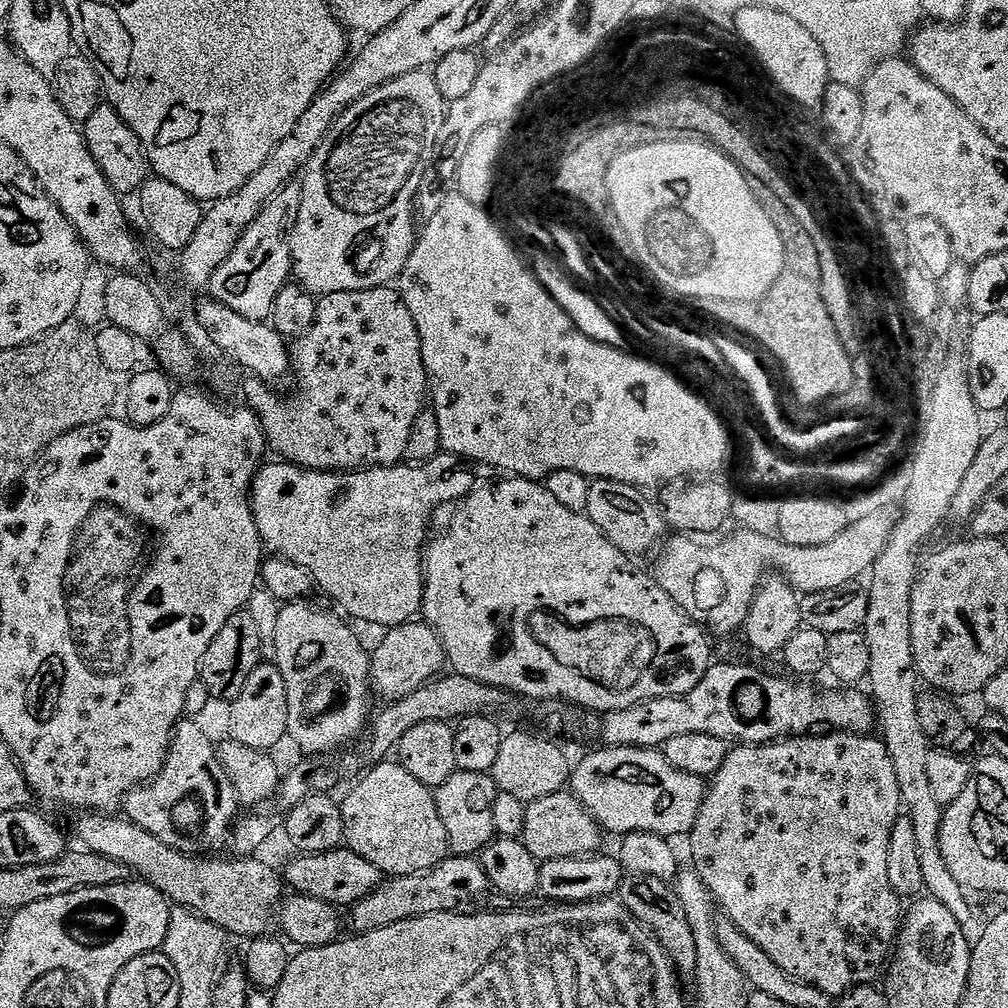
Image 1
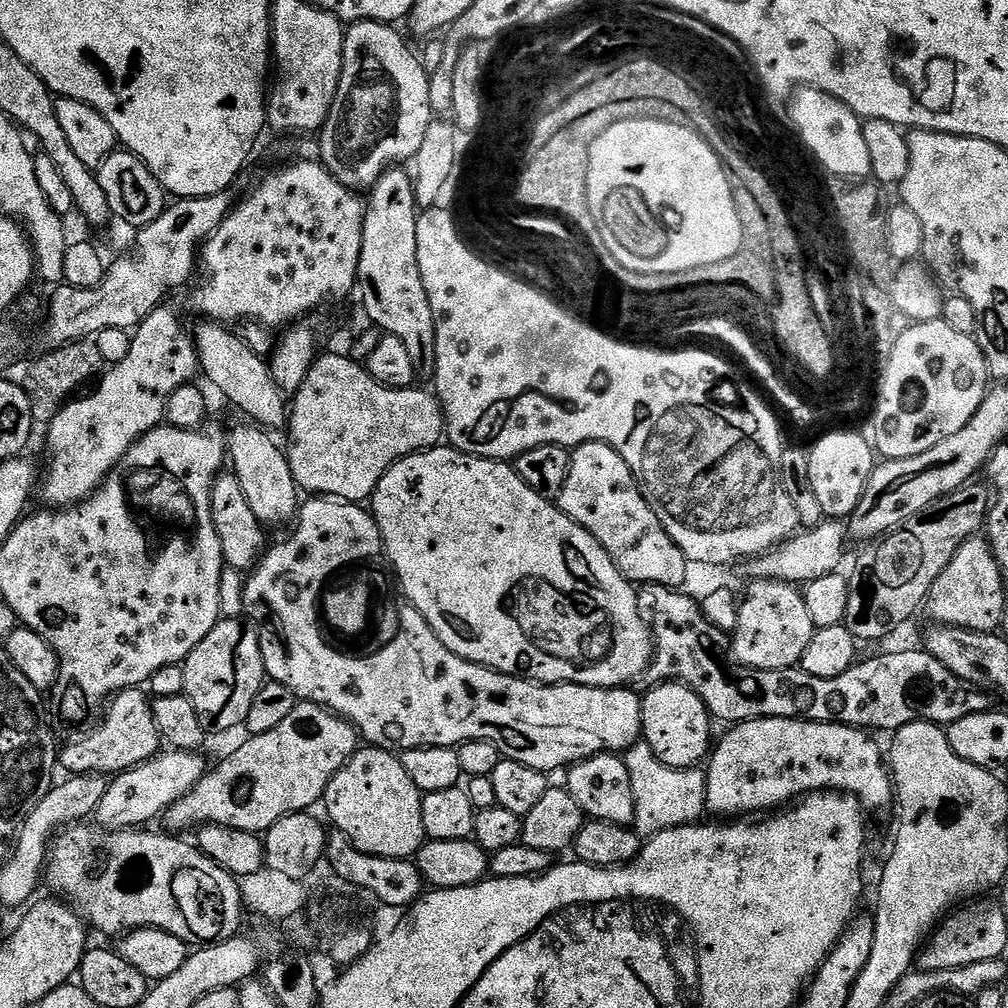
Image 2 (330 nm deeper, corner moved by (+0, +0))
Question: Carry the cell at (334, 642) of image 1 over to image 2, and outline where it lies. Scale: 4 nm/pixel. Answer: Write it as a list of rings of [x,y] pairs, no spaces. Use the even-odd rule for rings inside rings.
[[[248,422],[243,423],[238,425],[233,432],[227,433],[231,471],[246,494],[246,502],[250,502],[250,507],[260,519],[261,524],[265,526],[291,525],[298,515],[302,496],[294,482],[294,474],[290,474],[285,449],[281,445],[279,448],[268,437],[271,435],[265,429]]]

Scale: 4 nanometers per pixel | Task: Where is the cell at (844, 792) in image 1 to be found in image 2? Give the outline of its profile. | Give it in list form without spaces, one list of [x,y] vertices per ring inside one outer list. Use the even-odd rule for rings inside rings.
[[[767,716],[757,720],[744,720],[731,725],[724,737],[710,753],[706,764],[707,811],[717,812],[720,818],[740,818],[743,812],[764,814],[779,809],[810,792],[847,792],[860,797],[865,809],[884,808],[894,800],[894,785],[886,756],[871,740],[867,731],[851,724],[825,722],[823,720],[791,720],[781,716]]]

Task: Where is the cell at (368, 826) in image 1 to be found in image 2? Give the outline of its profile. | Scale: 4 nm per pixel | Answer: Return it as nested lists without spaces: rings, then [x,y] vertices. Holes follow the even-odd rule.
[[[364,746],[354,753],[343,770],[334,774],[324,791],[322,808],[328,811],[333,820],[335,831],[346,834],[346,838],[359,850],[366,854],[374,854],[382,858],[415,857],[420,847],[426,843],[422,826],[422,794],[414,782],[410,782],[410,774],[402,766],[399,755],[391,756],[388,750],[380,746]]]

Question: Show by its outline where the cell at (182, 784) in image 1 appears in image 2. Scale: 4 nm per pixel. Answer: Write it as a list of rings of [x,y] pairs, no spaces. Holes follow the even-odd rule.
[[[143,687],[124,688],[117,692],[107,701],[103,712],[104,721],[97,728],[59,749],[58,764],[61,769],[65,768],[65,773],[77,776],[119,774],[144,764],[161,751],[162,737],[154,722],[152,700]]]

